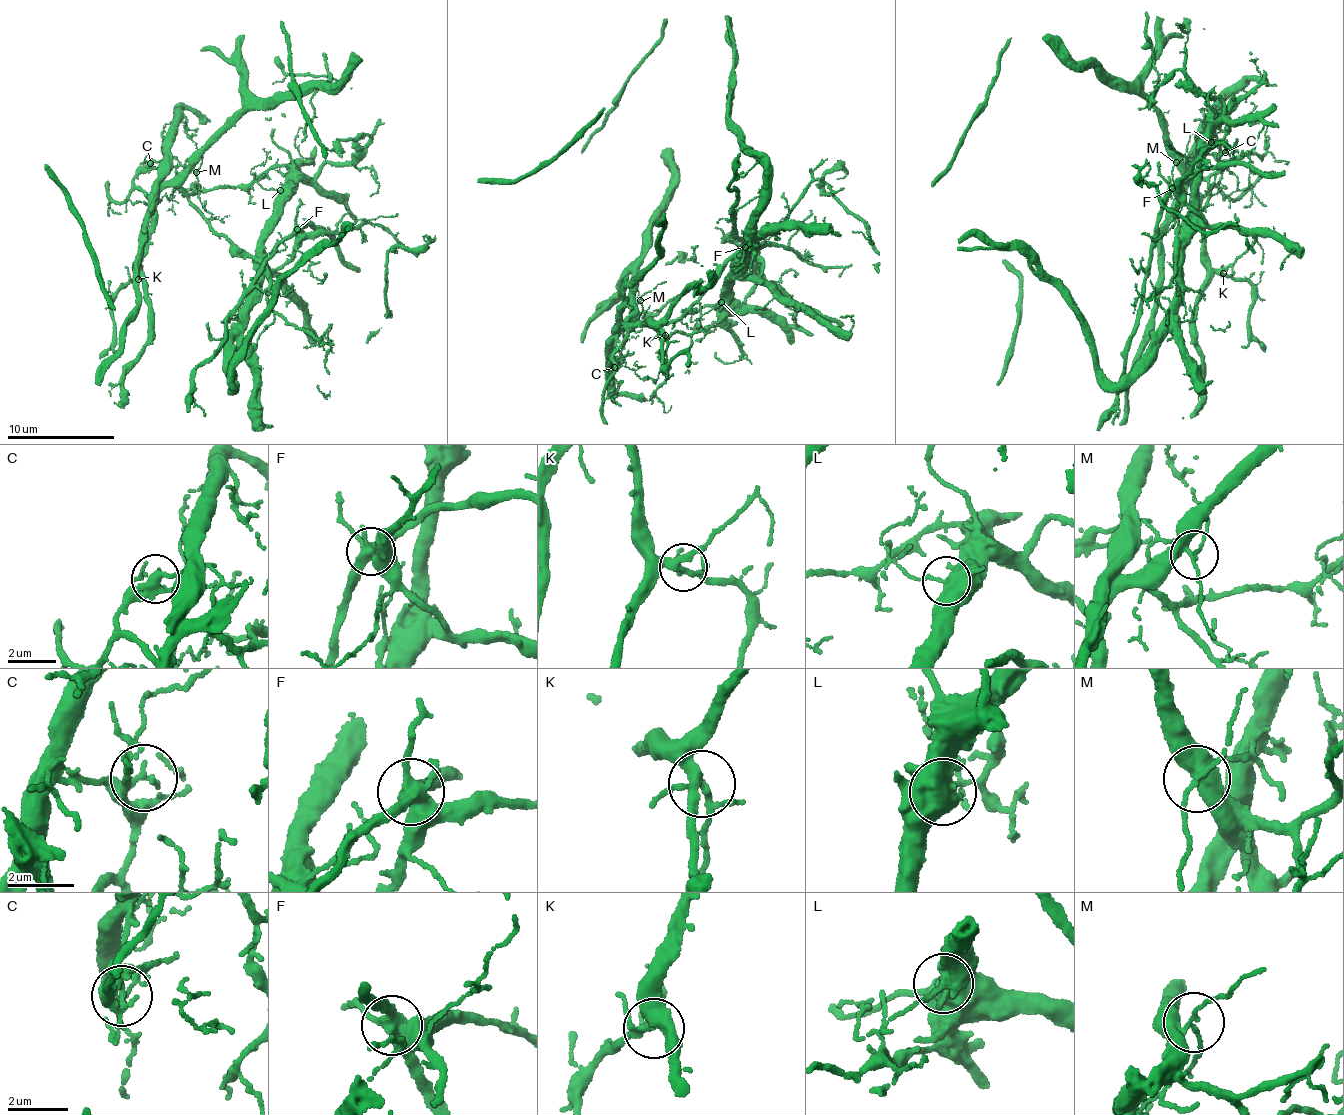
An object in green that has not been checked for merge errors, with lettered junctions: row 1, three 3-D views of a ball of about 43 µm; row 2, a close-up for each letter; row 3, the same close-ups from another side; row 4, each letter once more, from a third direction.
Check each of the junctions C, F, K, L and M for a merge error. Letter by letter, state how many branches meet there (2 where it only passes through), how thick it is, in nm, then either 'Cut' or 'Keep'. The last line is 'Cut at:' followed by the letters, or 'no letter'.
C: Branches: 4. Thickness 190 nm. Cut
F: Branches: 5. Thickness 440 nm. Cut
K: Branches: 4. Thickness 240 nm. Keep
L: Branches: 3. Thickness 440 nm. Cut
M: Branches: 5. Thickness 320 nm. Keep
Cut at: C, F, L

